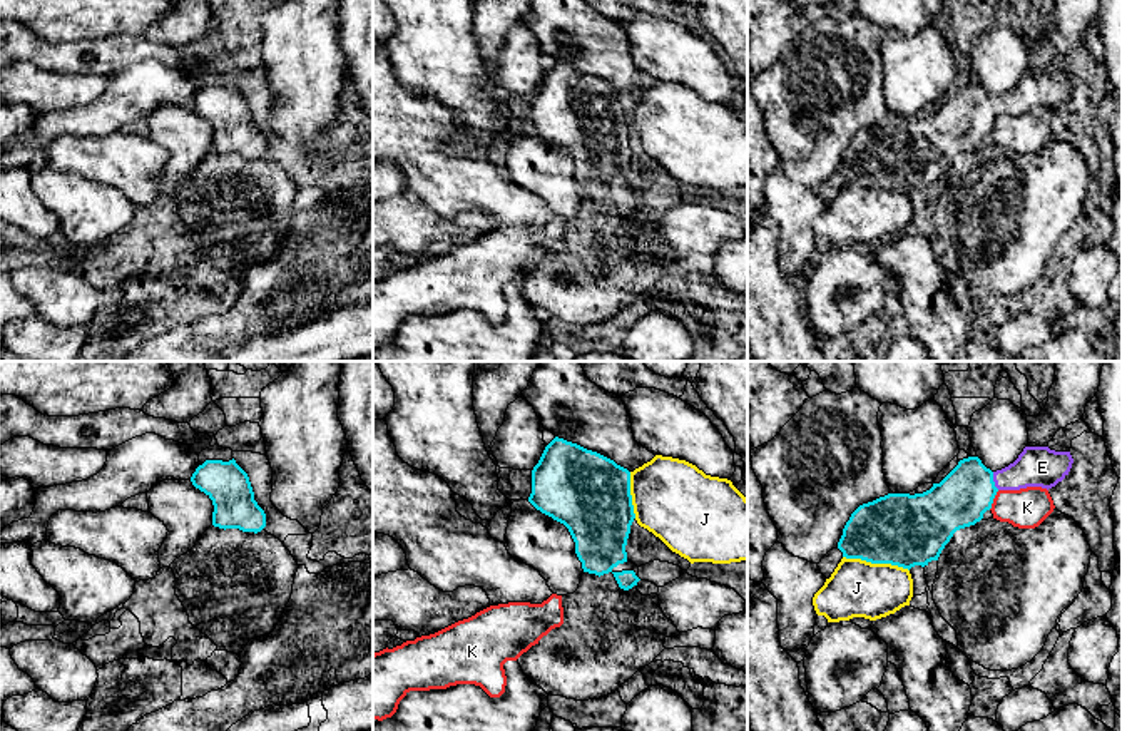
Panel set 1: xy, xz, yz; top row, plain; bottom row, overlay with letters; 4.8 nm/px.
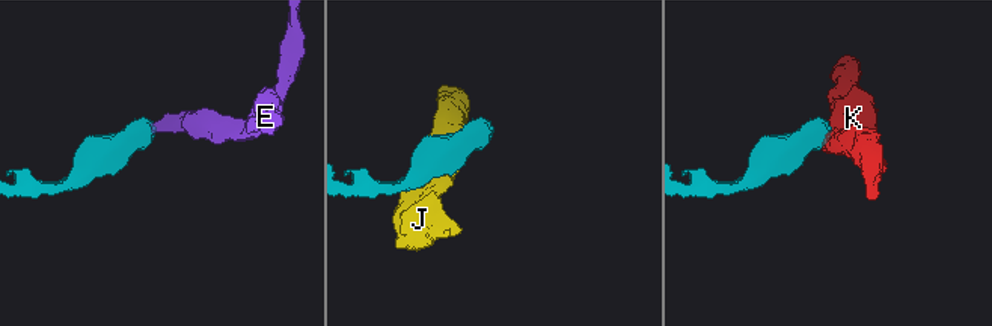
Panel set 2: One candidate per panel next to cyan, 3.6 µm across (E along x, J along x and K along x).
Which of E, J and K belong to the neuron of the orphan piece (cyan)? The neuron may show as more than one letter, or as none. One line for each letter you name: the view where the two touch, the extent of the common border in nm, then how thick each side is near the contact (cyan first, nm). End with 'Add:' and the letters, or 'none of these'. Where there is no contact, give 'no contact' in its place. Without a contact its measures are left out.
E: meets cyan in yz; contact 90 nm long; 260 nm thick on the cyan side, 190 nm on the other
Add: E

